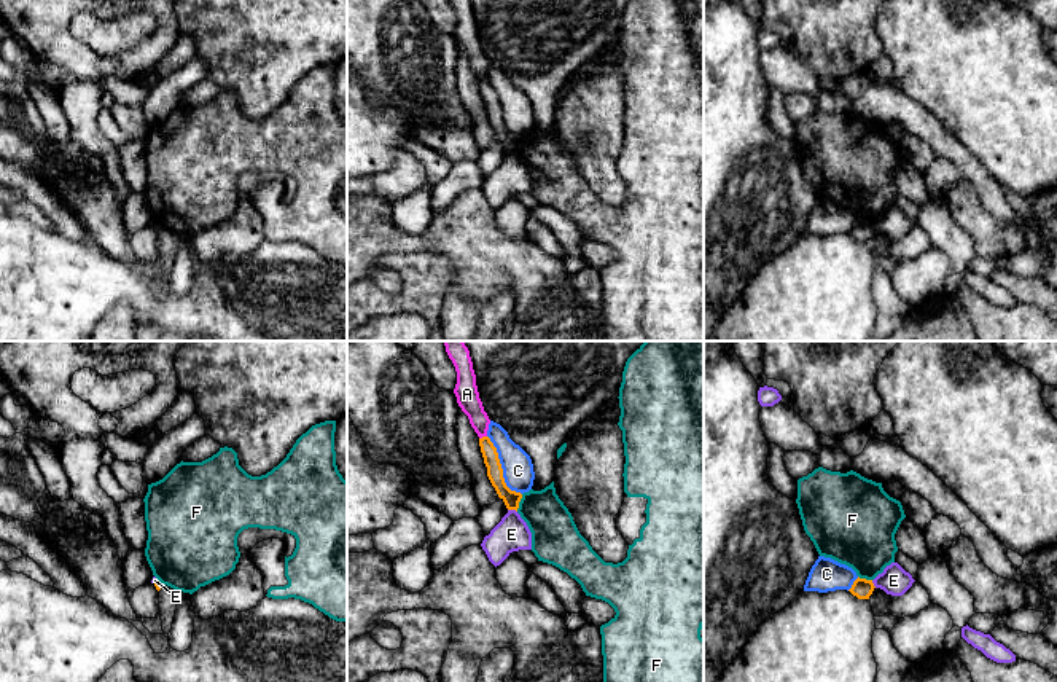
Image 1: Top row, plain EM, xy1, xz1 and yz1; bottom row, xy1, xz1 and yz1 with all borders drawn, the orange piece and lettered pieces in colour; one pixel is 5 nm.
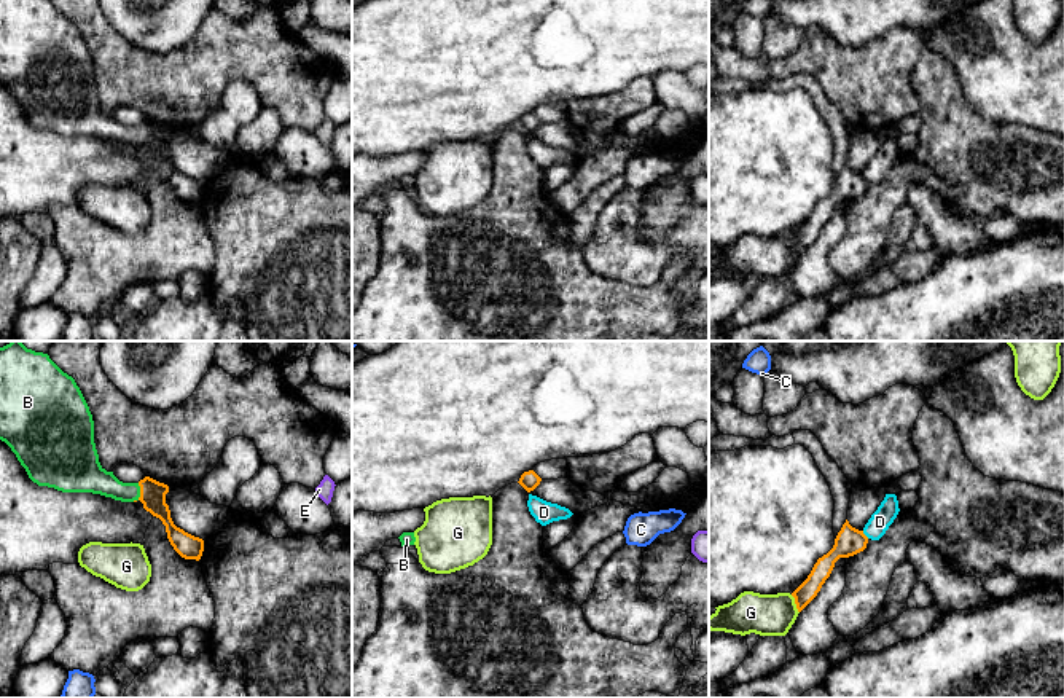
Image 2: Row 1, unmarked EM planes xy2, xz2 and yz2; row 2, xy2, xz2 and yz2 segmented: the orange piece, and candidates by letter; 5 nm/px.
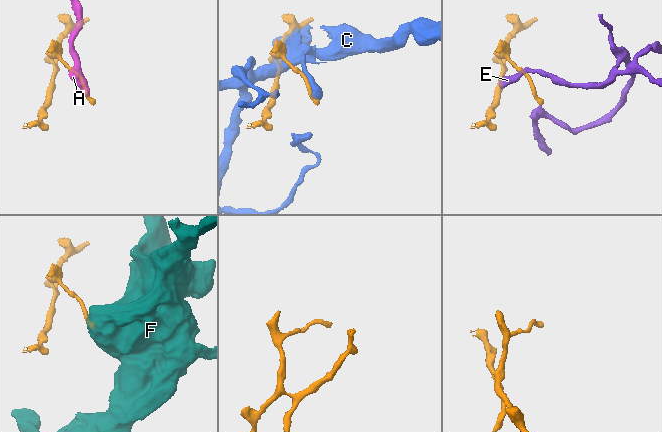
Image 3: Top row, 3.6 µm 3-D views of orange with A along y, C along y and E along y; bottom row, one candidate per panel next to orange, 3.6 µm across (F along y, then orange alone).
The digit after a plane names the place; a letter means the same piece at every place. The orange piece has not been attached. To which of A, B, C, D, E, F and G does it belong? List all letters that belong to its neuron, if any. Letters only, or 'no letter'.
B

